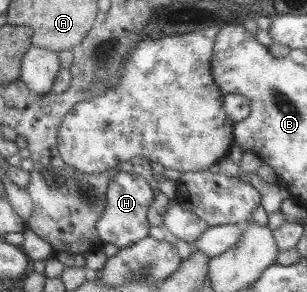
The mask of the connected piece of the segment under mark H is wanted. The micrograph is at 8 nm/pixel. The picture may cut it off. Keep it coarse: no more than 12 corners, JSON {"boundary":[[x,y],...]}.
{"boundary":[[113,173],[95,230],[128,247],[148,235],[154,194],[139,176]]}

